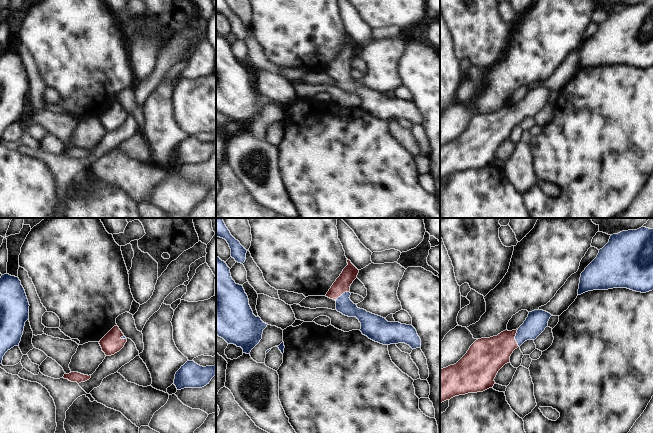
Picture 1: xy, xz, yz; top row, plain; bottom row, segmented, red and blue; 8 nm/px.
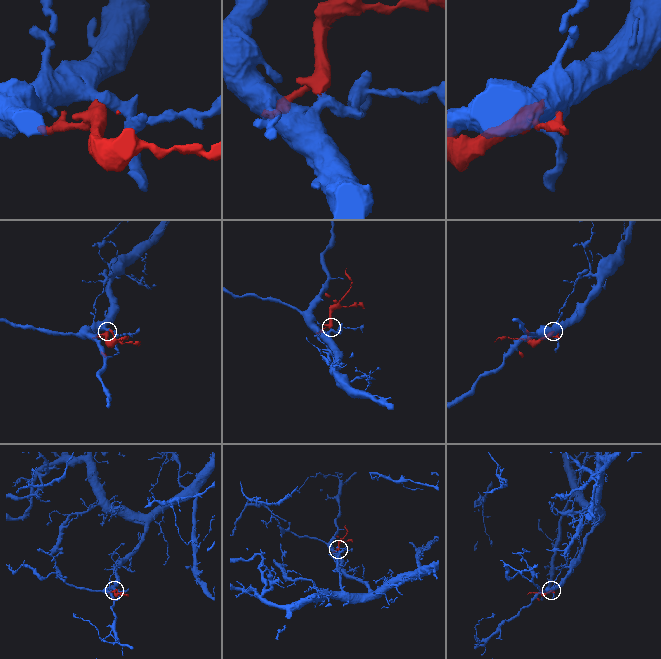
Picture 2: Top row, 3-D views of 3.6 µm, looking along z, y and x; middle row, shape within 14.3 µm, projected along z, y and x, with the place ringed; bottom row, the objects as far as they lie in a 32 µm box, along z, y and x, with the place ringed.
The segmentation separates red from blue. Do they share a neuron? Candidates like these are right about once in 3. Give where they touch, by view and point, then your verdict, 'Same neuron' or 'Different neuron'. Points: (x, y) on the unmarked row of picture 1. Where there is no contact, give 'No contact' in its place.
Touches red at yz (514, 114). Same neuron.

